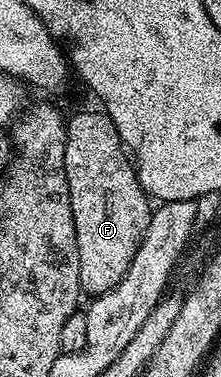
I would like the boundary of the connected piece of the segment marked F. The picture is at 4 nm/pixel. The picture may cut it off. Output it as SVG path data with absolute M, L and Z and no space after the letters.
M98 111L99 112L79 112L76 116L68 115L65 120L67 125L67 133L65 134L65 178L67 179L67 185L69 186L69 202L73 206L73 226L77 230L79 286L84 293L91 292L90 295L92 297L99 296L102 292L107 292L113 286L117 286L117 282L121 282L127 276L129 262L133 262L133 254L137 254L137 250L141 246L141 238L149 226L151 213L153 211L152 201L139 184L138 171L134 163L129 159L129 153L123 146L123 139L117 134L117 126L113 126L113 122L108 118L106 111Z

